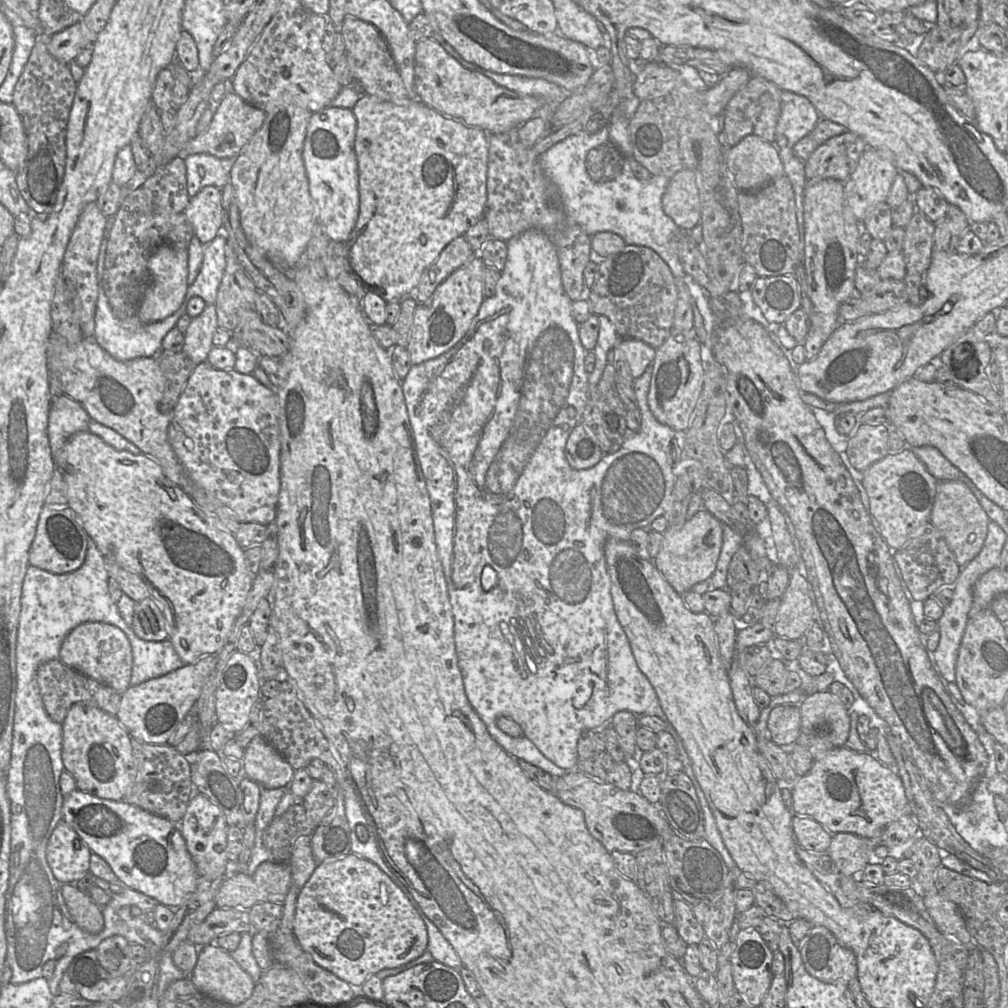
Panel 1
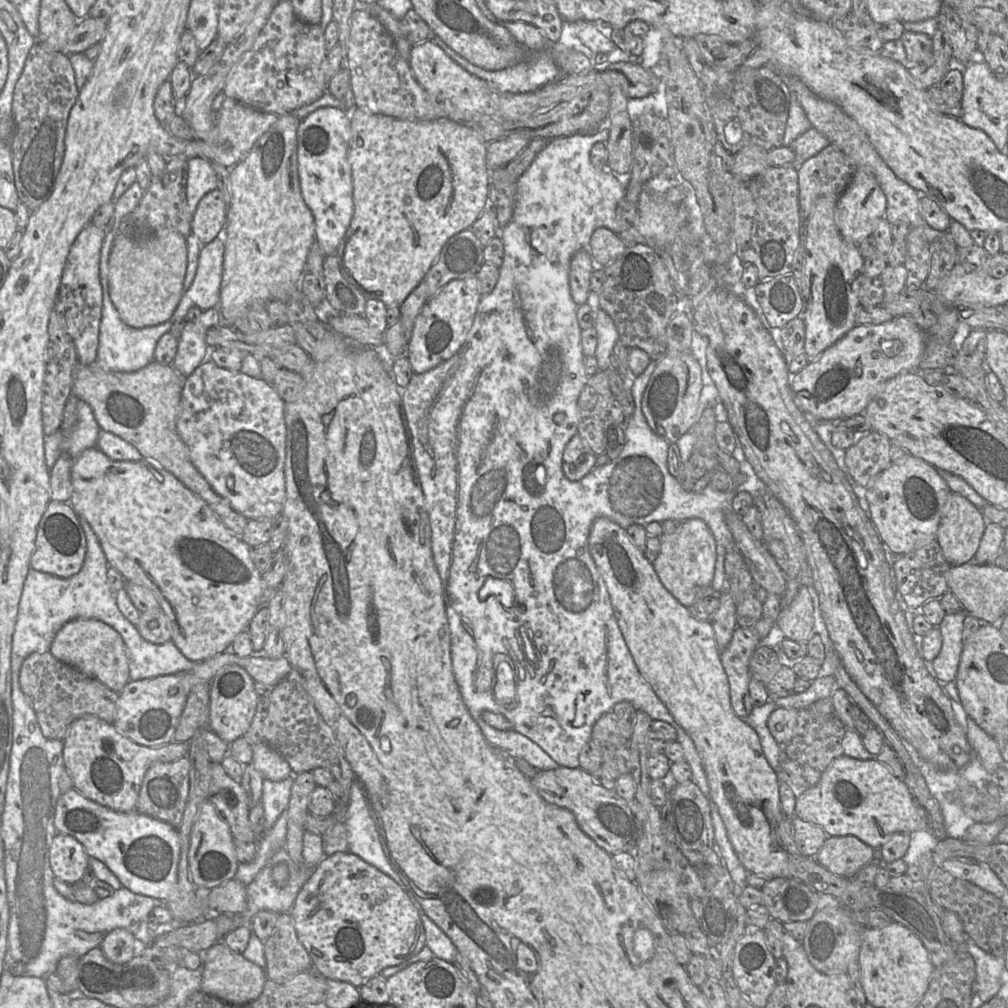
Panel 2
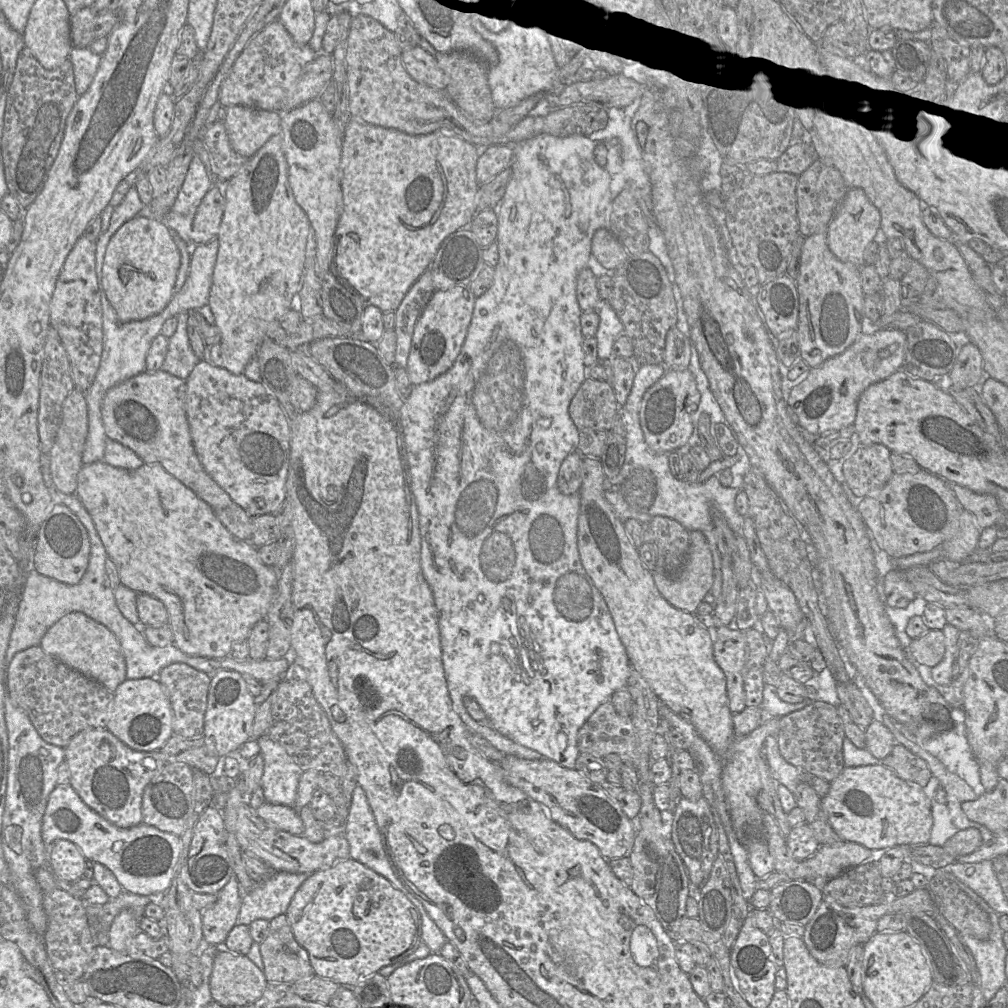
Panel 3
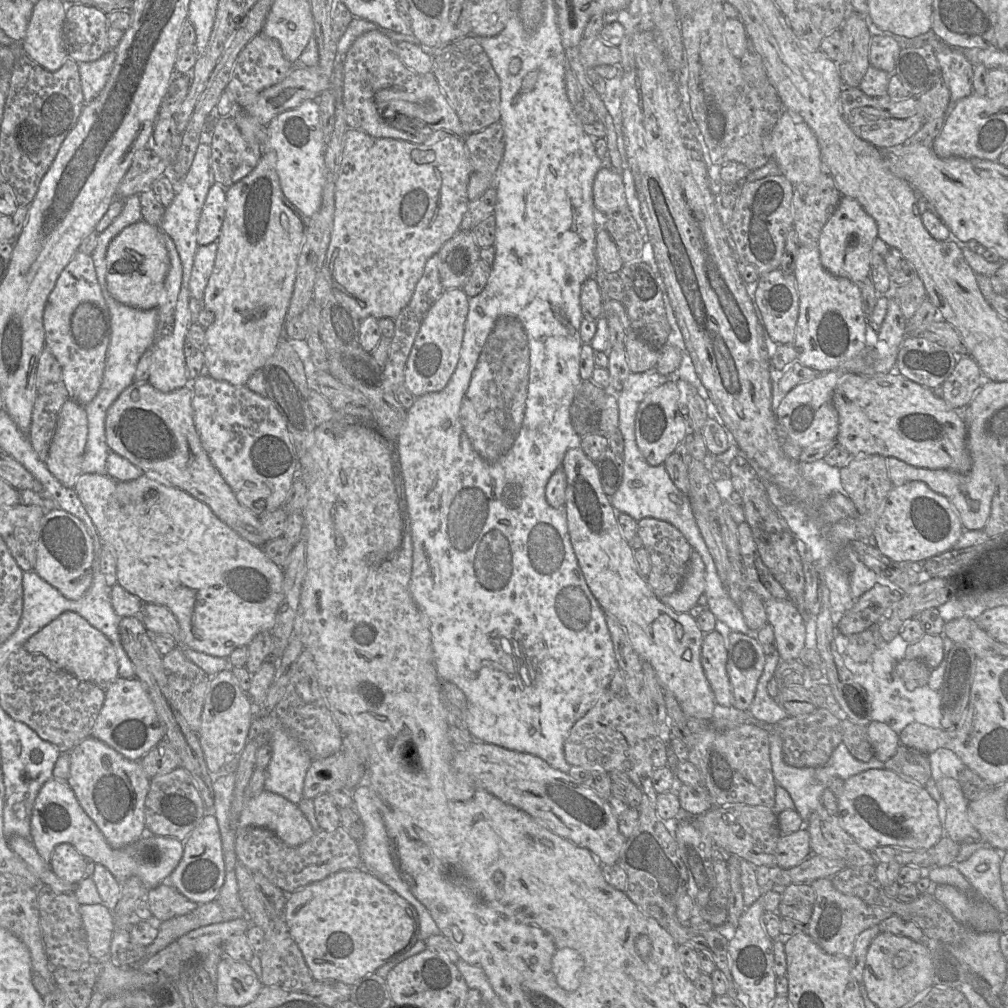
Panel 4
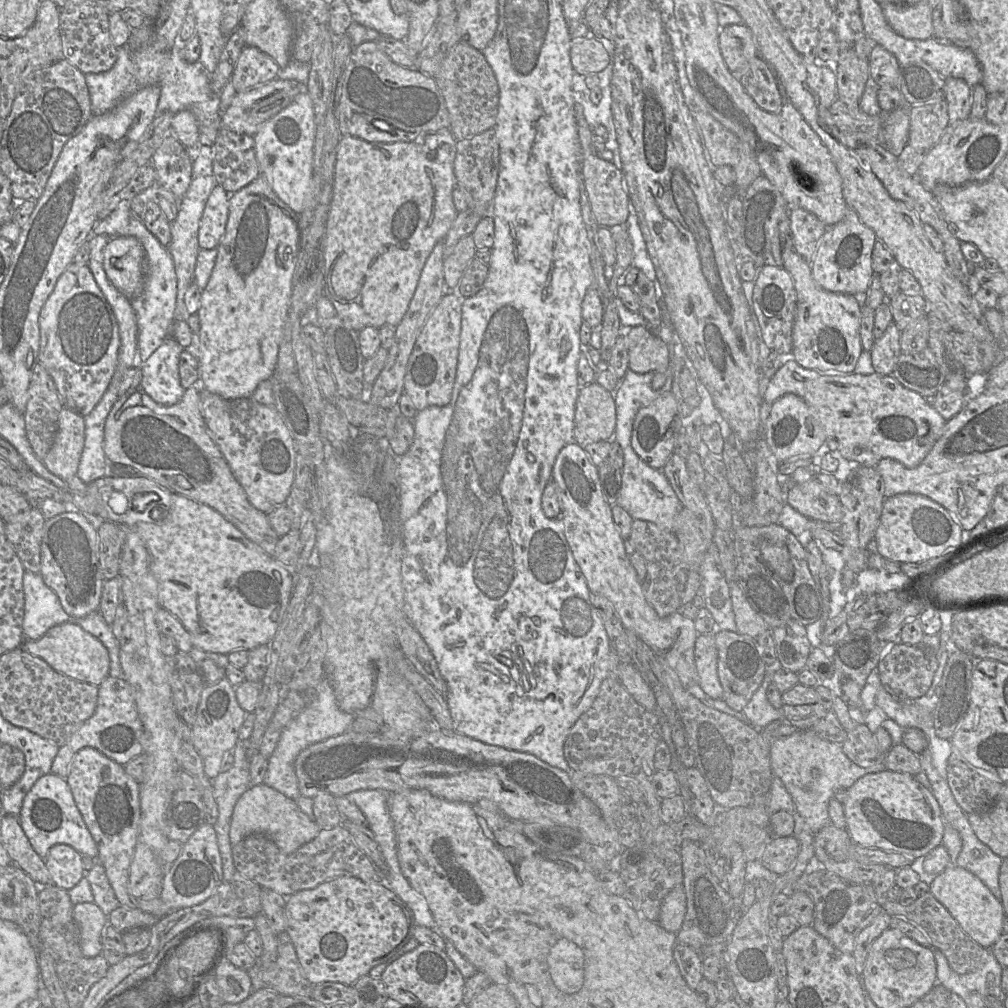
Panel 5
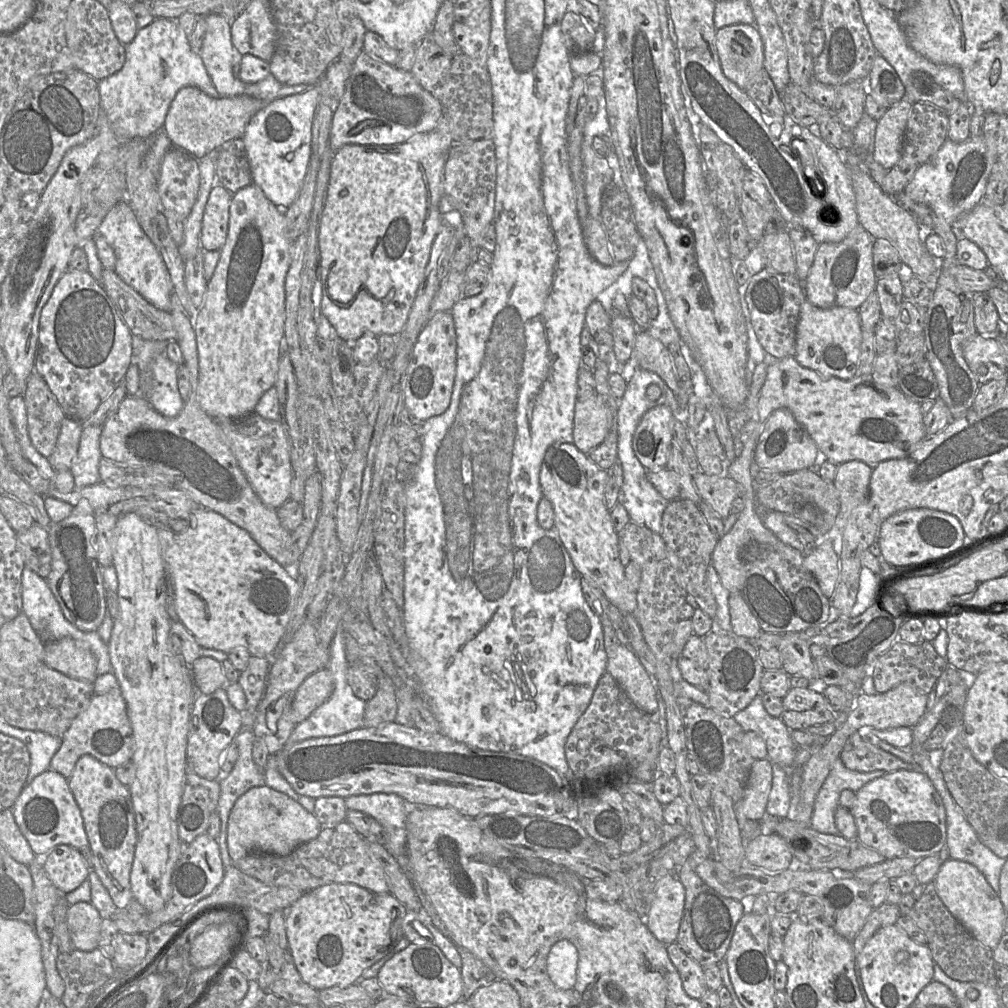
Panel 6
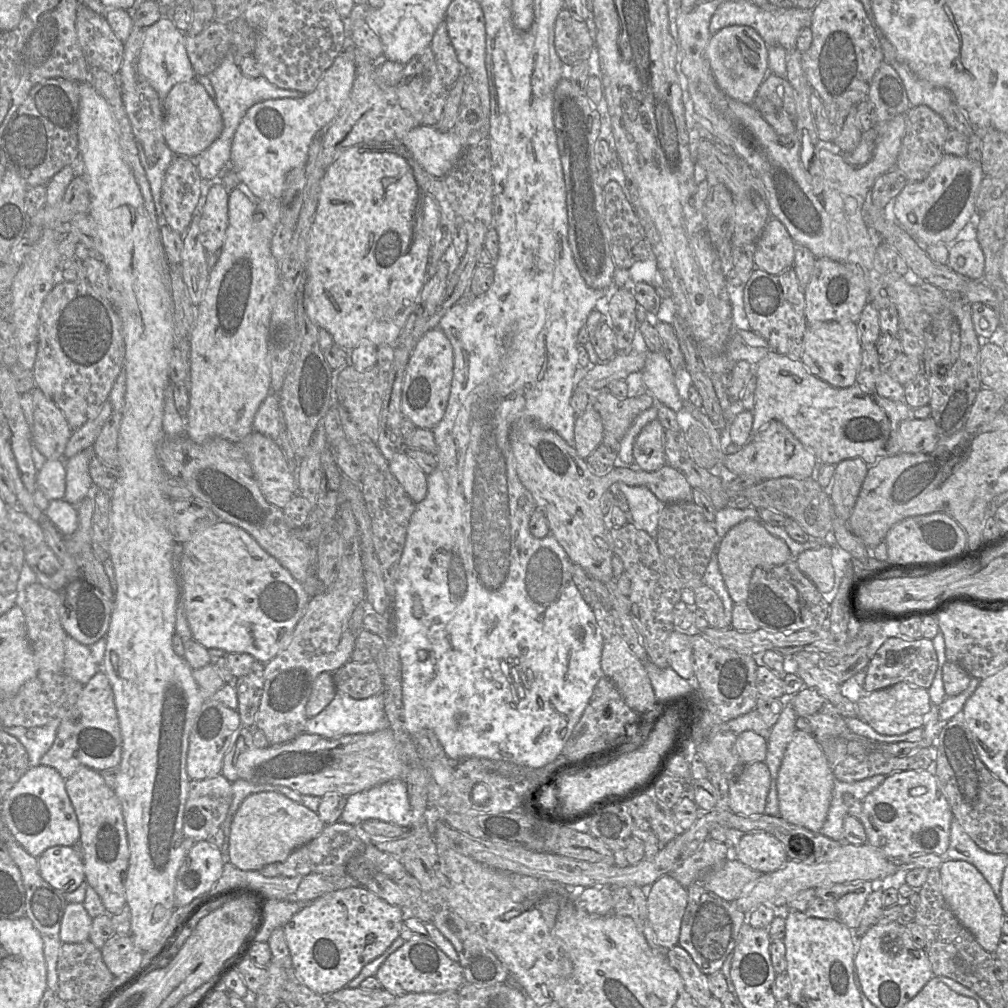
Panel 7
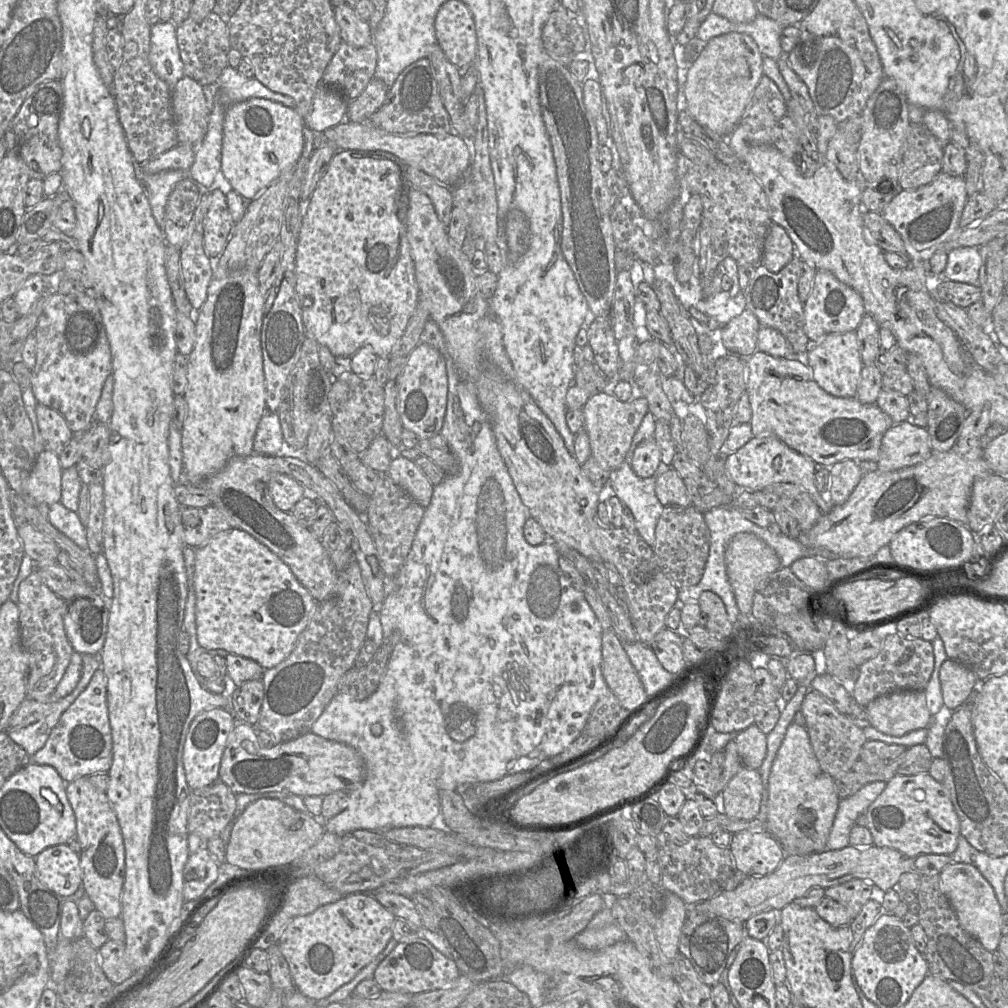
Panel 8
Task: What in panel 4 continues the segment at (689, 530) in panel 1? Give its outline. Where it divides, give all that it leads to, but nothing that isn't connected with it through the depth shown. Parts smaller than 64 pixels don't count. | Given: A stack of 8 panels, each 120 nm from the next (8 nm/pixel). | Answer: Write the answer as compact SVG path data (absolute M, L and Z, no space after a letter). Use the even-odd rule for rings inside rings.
M692 550L688 572L681 587L659 600L677 613L688 613L705 591L705 573L705 565L700 554Z

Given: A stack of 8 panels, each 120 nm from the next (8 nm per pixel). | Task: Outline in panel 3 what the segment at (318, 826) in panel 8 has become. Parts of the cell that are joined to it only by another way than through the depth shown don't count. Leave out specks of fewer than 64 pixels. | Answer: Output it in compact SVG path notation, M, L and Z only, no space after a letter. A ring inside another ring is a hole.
M265 802L255 812L268 824L290 834L303 836L304 824L294 807Z

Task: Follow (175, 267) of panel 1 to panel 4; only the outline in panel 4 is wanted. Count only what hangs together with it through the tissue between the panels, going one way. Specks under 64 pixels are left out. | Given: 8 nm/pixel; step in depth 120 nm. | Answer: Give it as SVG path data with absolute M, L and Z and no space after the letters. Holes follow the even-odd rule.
M144 220L126 227L109 244L106 254L106 286L118 302L143 310L157 308L163 293L164 281L170 268L167 248L160 237L160 228Z

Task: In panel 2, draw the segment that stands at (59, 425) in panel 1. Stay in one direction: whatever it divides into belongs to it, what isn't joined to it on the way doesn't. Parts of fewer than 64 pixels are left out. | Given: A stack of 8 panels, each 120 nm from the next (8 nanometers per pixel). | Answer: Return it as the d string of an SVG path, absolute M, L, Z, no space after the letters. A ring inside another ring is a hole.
M79 399L77 403L78 418L70 429L58 429L54 434L44 438L45 463L49 471L61 454L68 454L76 459L86 449L97 447L101 431L90 405Z

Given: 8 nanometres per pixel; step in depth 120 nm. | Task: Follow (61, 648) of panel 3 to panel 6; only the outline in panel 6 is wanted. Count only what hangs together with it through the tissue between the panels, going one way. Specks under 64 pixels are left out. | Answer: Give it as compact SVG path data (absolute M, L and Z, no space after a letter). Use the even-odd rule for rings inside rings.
M69 637L44 642L43 662L71 678L93 683L97 677L94 654L84 642Z

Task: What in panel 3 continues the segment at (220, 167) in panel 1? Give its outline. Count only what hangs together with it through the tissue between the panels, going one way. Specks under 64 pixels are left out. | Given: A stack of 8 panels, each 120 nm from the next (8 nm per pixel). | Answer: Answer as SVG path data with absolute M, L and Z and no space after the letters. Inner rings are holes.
M195 154L174 205L161 221L169 229L175 230L188 245L193 244L191 232L197 208L212 185L212 178Z

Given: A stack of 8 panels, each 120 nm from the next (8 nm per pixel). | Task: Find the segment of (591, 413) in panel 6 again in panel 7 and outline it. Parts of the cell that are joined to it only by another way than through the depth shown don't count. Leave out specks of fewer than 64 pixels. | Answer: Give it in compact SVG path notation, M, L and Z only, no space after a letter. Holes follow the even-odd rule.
M592 405L576 417L574 426L574 448L586 459L601 443L604 437L603 421Z

